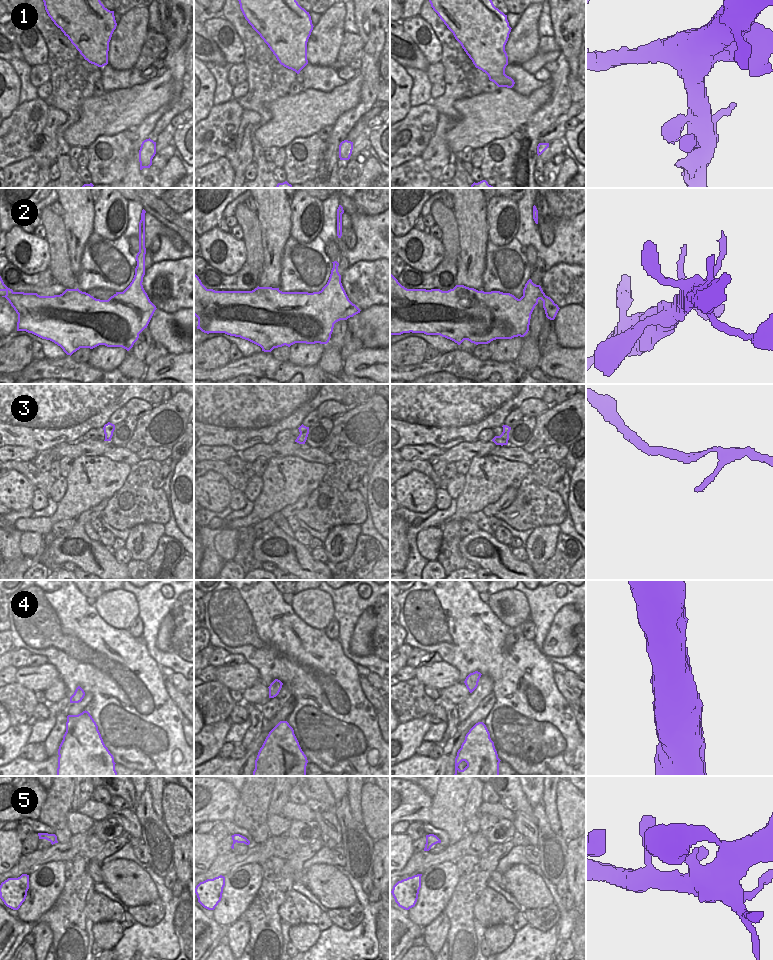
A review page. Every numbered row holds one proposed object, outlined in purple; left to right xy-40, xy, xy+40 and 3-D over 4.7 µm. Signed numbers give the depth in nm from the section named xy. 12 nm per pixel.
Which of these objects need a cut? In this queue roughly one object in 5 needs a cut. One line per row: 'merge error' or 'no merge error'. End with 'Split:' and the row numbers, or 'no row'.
1: no merge error
2: no merge error
3: no merge error
4: no merge error
5: merge error
Split: 5

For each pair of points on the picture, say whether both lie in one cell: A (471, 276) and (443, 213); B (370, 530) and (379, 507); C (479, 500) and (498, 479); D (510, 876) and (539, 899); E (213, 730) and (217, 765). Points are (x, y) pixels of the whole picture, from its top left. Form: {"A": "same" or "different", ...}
{"A": "different", "B": "different", "C": "same", "D": "same", "E": "different"}

